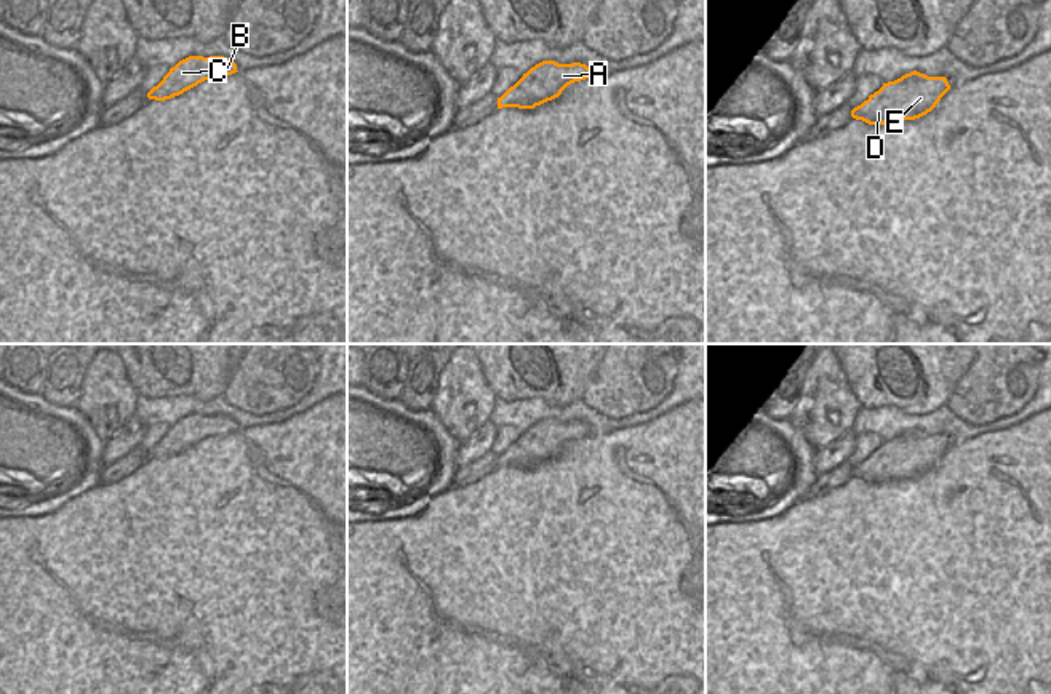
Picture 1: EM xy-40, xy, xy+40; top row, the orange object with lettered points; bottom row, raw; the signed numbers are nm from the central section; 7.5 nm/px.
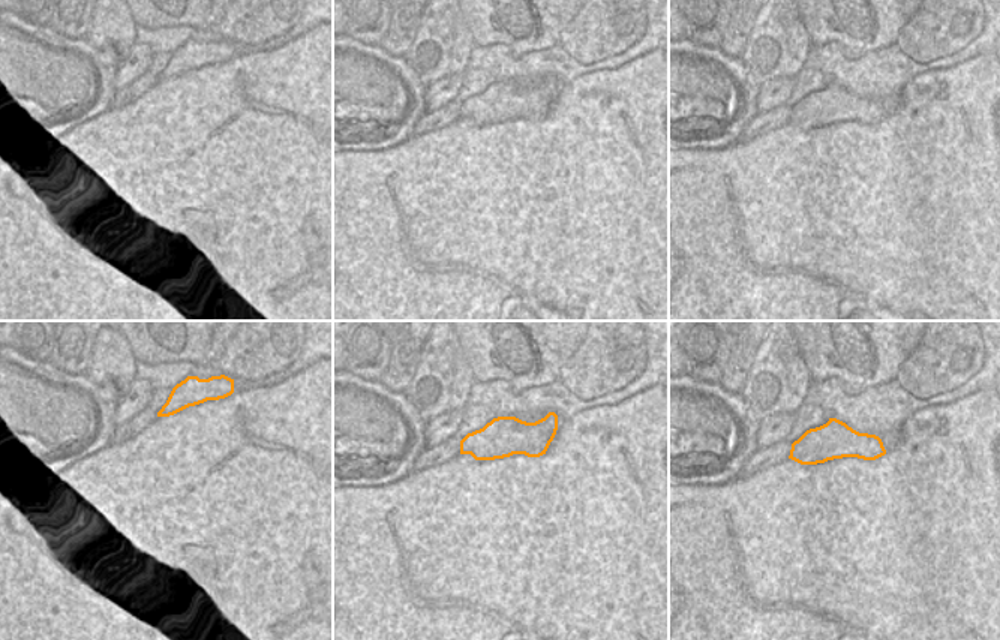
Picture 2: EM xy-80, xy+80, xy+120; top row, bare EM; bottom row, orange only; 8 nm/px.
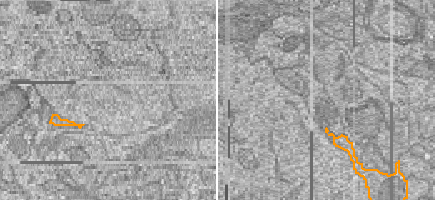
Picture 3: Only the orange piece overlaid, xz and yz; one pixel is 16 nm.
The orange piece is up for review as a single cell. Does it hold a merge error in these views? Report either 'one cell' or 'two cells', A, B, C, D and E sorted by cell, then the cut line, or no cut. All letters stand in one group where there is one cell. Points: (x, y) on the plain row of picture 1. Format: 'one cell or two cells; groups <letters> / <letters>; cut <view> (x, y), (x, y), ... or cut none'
one cell; groups A B C D E; cut none

